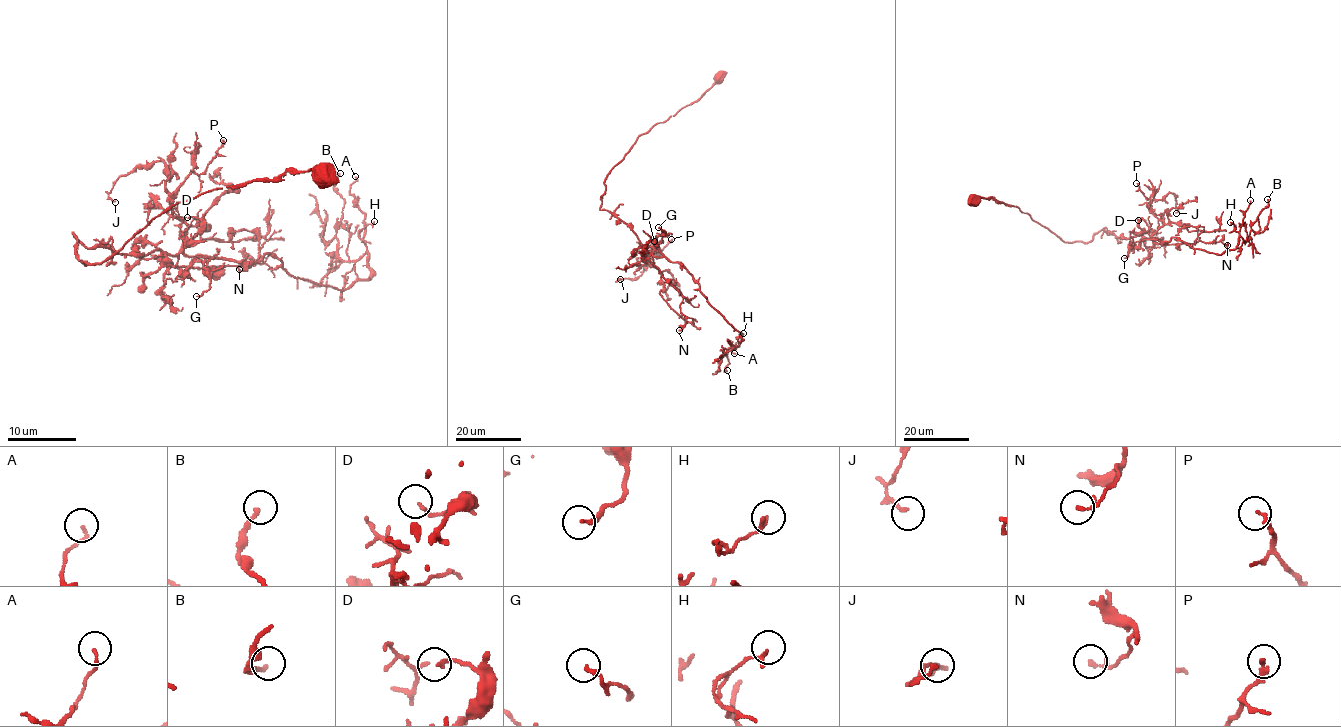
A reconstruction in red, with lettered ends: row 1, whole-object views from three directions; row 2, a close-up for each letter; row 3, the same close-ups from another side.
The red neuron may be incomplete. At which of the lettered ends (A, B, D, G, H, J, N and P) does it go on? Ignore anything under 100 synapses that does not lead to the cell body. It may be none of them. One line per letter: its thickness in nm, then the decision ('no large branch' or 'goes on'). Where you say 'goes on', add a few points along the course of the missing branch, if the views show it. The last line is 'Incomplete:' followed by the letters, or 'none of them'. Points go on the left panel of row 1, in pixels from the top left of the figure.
A: 160 nm | no large branch
B: 200 nm | no large branch
D: 150 nm | no large branch
G: 170 nm | no large branch
H: 90 nm | no large branch
J: 160 nm | no large branch
N: 120 nm | no large branch
P: 220 nm | no large branch
Incomplete: none of them

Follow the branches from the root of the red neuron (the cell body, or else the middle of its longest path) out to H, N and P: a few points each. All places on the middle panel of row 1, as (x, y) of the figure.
H: (718, 76), (638, 137), (607, 175), (600, 210), (654, 256), (679, 262), (738, 342), (743, 333)
N: (718, 76), (638, 137), (602, 195), (600, 210), (630, 229), (682, 297), (679, 330)
P: (718, 76), (696, 101), (640, 135), (604, 182), (600, 210), (630, 229), (652, 266), (647, 256), (671, 239)

